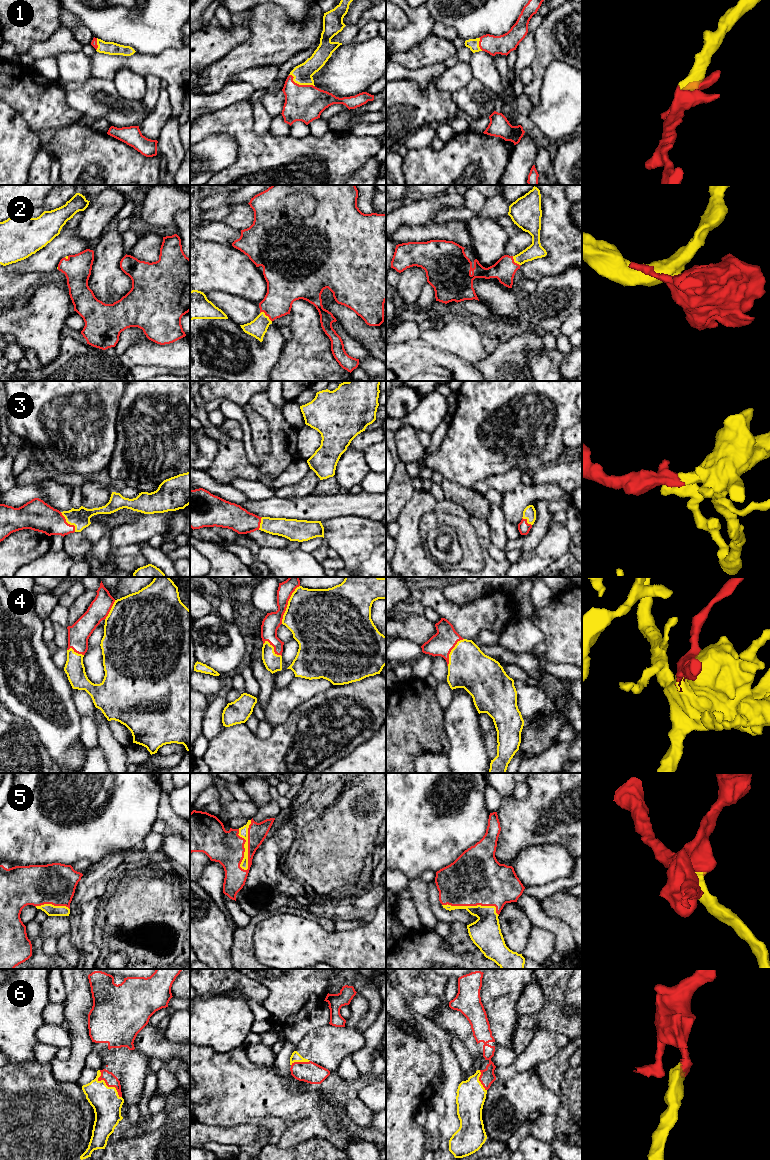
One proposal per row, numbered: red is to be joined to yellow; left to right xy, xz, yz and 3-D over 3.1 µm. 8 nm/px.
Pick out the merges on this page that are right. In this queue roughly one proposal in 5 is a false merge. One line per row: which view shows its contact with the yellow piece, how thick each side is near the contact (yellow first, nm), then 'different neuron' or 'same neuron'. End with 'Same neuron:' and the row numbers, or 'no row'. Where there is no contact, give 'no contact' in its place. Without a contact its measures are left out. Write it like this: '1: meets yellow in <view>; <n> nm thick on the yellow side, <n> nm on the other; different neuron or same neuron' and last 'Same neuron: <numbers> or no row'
1: meets yellow in xz; 150 nm thick on the yellow side, 300 nm on the other; same neuron
2: meets yellow in xz; 150 nm thick on the yellow side, 260 nm on the other; same neuron
3: meets yellow in xy; 160 nm thick on the yellow side, 240 nm on the other; same neuron
4: meets yellow in xz; 460 nm thick on the yellow side, 140 nm on the other; same neuron
5: meets yellow in xz; 80 nm thick on the yellow side, 280 nm on the other; same neuron
6: meets yellow in xy; 240 nm thick on the yellow side, 100 nm on the other; same neuron
Same neuron: 1, 2, 3, 4, 5, 6

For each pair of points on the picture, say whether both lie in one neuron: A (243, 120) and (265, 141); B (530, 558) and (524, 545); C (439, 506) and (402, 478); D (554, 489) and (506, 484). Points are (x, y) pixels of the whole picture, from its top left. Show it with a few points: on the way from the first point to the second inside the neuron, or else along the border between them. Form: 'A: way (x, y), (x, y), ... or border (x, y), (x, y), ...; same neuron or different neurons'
A: way (244, 127), (258, 141); same neuron
B: border (545, 536), (534, 548), (520, 553); different neurons
C: border (415, 490), (412, 497), (401, 510); different neurons
D: border (520, 483), (513, 490), (502, 494); different neurons

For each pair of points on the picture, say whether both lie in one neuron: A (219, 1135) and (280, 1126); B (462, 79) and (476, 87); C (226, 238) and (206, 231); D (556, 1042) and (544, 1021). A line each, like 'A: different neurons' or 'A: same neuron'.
A: same neuron
B: different neurons
C: same neuron
D: different neurons

